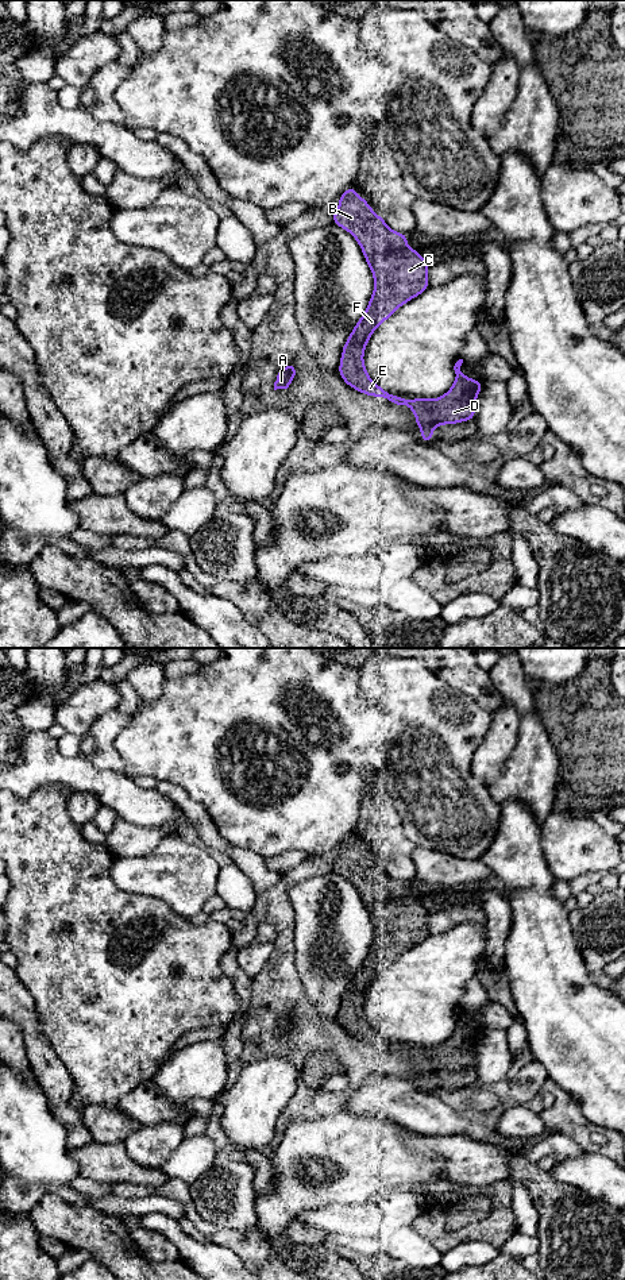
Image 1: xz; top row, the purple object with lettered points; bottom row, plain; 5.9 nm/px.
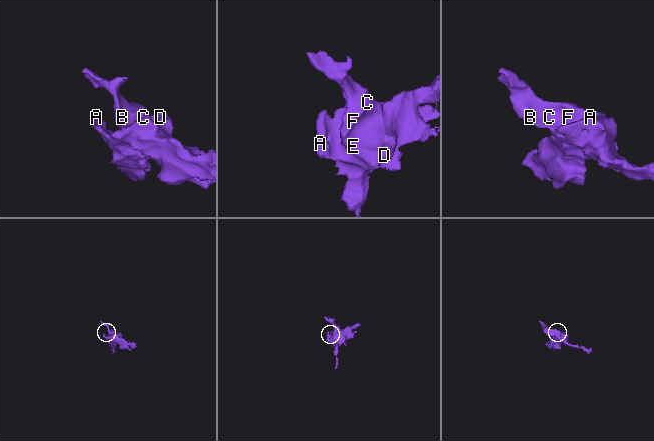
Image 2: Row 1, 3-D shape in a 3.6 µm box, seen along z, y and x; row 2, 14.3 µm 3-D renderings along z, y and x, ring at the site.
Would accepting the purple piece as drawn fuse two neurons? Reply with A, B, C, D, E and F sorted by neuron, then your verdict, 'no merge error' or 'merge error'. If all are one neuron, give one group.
A B C D E F | no merge error

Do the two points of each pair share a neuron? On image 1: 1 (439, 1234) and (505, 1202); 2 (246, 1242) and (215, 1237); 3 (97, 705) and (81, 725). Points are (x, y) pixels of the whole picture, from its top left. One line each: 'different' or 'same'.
1: same
2: same
3: same

